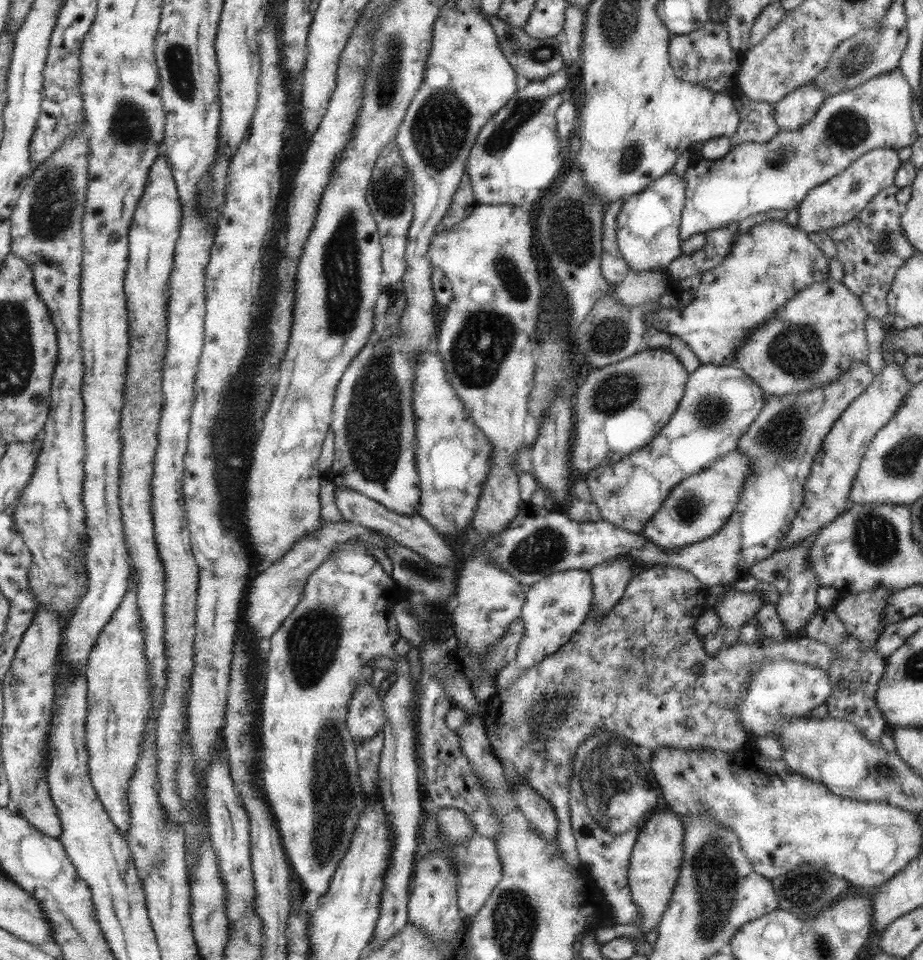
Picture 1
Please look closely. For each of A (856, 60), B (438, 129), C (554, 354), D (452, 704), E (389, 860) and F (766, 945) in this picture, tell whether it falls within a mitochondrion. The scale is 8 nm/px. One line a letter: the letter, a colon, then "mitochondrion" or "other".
A: mitochondrion
B: mitochondrion
C: other
D: other
E: other
F: other

